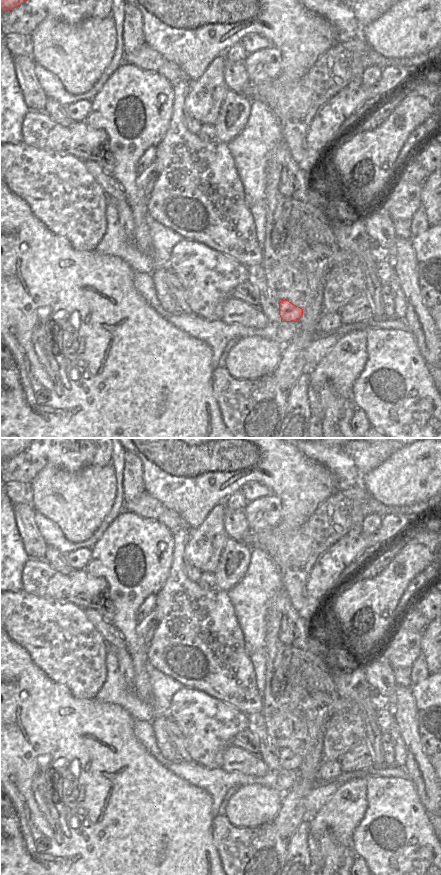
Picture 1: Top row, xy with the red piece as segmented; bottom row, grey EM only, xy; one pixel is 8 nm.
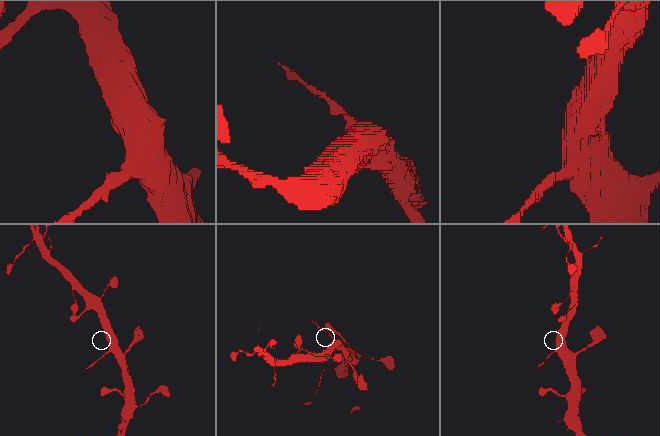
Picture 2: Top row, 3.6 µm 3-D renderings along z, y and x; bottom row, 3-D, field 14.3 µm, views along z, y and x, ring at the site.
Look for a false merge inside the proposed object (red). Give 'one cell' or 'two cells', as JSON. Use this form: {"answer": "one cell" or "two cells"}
{"answer": "two cells"}

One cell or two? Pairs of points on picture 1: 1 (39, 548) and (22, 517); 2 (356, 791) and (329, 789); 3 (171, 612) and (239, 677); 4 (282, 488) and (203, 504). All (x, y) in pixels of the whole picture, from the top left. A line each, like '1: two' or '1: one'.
1: one
2: two
3: one
4: one

